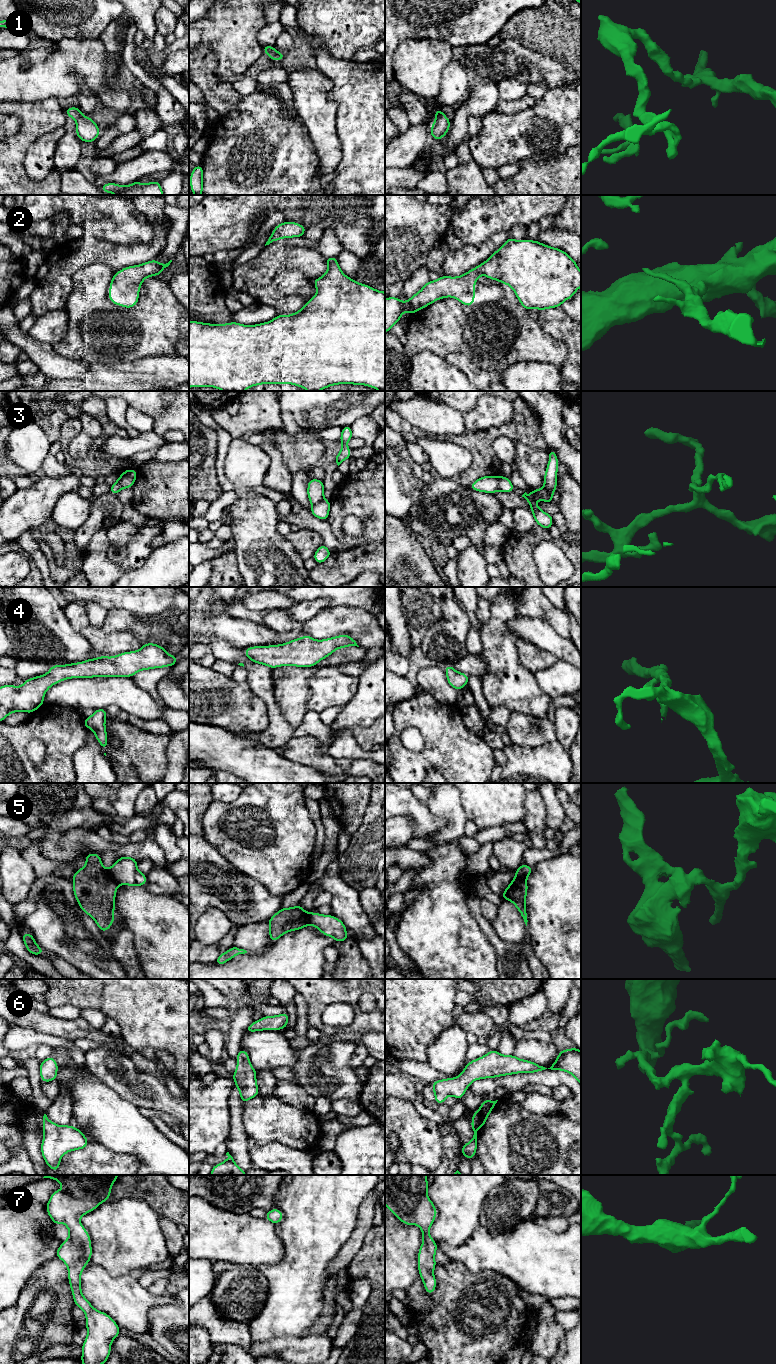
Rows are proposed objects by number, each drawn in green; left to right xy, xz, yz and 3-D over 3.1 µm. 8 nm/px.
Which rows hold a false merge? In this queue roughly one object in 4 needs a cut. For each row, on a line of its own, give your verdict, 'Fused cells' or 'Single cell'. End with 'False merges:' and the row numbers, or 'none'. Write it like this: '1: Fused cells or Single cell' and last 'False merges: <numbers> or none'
1: Single cell
2: Single cell
3: Fused cells
4: Single cell
5: Fused cells
6: Single cell
7: Single cell
False merges: 3, 5

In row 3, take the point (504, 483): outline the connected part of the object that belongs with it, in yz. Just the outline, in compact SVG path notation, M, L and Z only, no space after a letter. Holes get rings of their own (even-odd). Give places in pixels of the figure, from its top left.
M498 475L497 479L498 479L498 486L500 491L504 493L510 493L514 491L515 487L511 483L510 478Z

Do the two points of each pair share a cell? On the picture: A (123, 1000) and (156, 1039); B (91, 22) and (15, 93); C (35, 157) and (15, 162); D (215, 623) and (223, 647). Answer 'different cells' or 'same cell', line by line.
A: same cell
B: different cells
C: different cells
D: different cells

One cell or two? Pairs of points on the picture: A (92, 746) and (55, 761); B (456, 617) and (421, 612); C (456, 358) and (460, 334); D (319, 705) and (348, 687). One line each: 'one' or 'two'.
A: two
B: two
C: two
D: one

